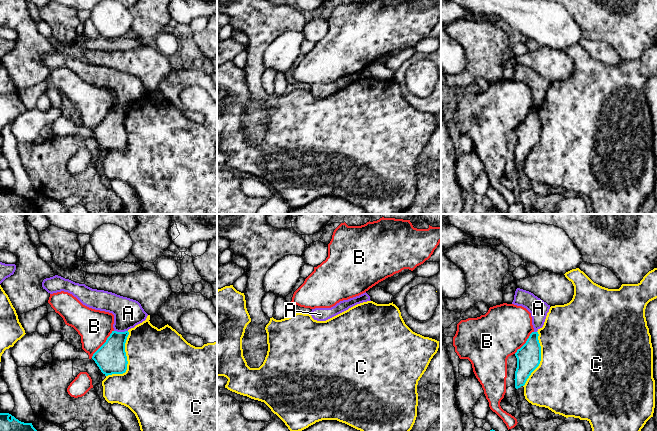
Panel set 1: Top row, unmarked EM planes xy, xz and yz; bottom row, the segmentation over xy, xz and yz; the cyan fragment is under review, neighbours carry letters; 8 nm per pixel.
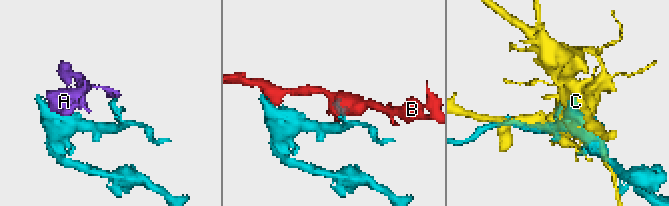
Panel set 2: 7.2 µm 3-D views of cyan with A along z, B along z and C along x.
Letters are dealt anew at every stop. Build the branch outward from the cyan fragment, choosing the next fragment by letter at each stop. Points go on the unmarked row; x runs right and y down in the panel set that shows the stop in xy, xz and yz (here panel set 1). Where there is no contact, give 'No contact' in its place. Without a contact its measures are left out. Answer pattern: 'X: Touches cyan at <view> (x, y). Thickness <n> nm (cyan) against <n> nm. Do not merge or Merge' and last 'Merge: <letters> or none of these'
A: Touches cyan at xy (121, 108). Thickness 240 nm (cyan) against 240 nm. Do not merge
B: Touches cyan at xy (103, 120). Thickness 240 nm (cyan) against 280 nm. Do not merge
C: Touches cyan at xy (127, 137). Thickness 240 nm (cyan) against 500 nm. Do not merge
Merge: none of these

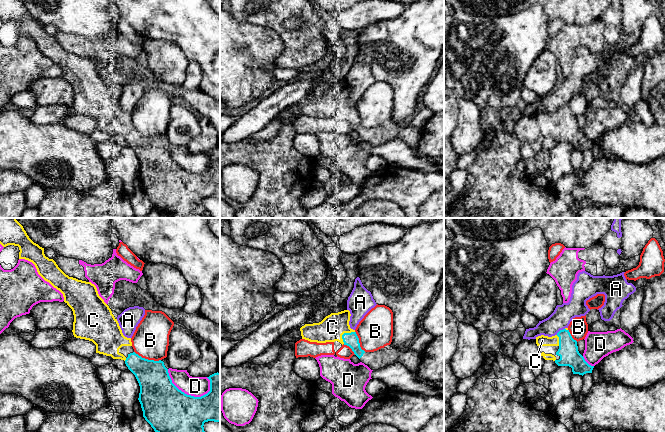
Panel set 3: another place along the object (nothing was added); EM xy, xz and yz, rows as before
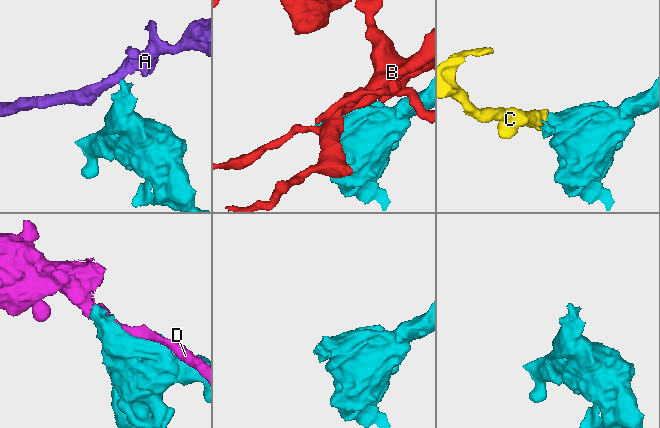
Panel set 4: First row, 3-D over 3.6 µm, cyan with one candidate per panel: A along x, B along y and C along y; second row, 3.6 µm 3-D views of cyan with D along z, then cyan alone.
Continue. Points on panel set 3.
A: Touches cyan at yz (560, 106). Thickness 160 nm (cyan) against 160 nm. Do not merge
B: Touches cyan at xy (147, 135). Thickness 280 nm (cyan) against 300 nm. Do not merge
C: Touches cyan at xz (344, 109). Thickness 110 nm (cyan) against 200 nm. Merge
D: Touches cyan at xy (184, 169). Thickness 380 nm (cyan) against 160 nm. Do not merge
Merge: C

